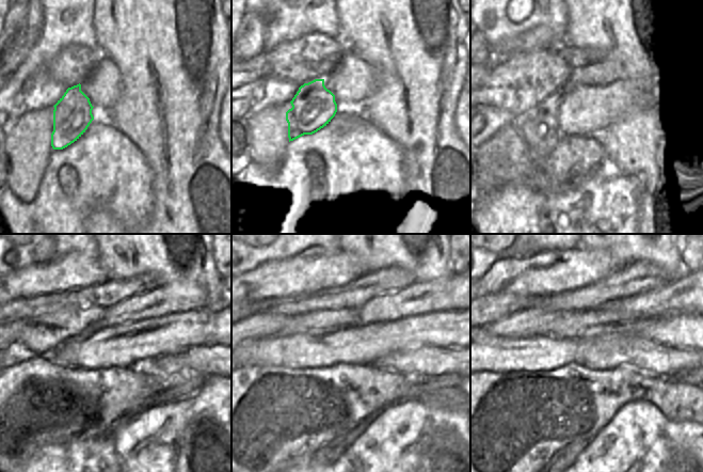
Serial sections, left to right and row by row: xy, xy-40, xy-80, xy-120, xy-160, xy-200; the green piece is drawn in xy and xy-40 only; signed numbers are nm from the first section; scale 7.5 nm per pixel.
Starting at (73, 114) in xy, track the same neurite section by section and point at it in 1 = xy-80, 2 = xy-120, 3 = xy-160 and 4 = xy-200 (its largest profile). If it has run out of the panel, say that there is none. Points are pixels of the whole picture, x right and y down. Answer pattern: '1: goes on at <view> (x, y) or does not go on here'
1: goes on at xy-80 (539, 126)
2: goes on at xy-120 (177, 297)
3: goes on at xy-160 (448, 294)
4: goes on at xy-200 (687, 294)

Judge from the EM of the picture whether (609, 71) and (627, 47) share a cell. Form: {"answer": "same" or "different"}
{"answer": "different"}

